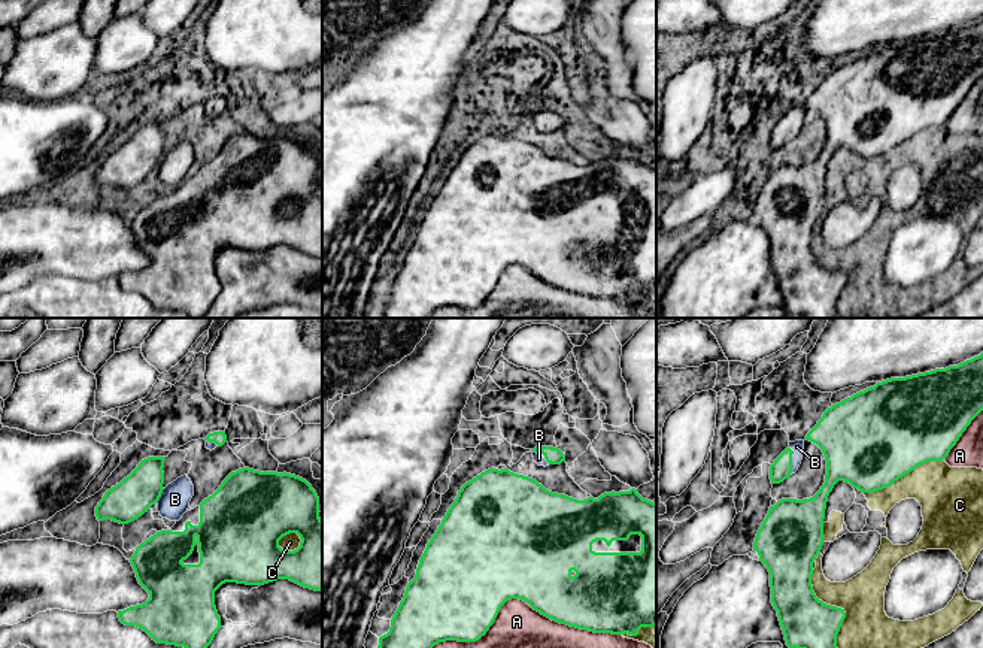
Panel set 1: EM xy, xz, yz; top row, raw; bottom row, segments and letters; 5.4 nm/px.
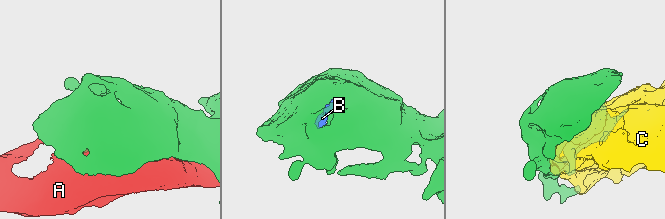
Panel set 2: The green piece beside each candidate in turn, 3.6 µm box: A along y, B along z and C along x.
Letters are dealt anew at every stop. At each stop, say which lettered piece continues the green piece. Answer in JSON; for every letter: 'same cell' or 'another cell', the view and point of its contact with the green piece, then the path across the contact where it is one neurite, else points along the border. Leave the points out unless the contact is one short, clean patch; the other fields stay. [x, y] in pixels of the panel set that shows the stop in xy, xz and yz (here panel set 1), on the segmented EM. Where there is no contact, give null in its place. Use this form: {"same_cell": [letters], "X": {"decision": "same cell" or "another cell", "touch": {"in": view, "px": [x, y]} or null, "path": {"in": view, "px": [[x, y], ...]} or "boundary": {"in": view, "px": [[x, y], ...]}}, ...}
{"same_cell": ["B"], "A": {"decision": "another cell", "touch": {"in": "xz", "px": [521, 599]}}, "B": {"decision": "same cell", "touch": {"in": "yz", "px": [791, 460]}}, "C": {"decision": "another cell", "touch": {"in": "yz", "px": [834, 606]}}}

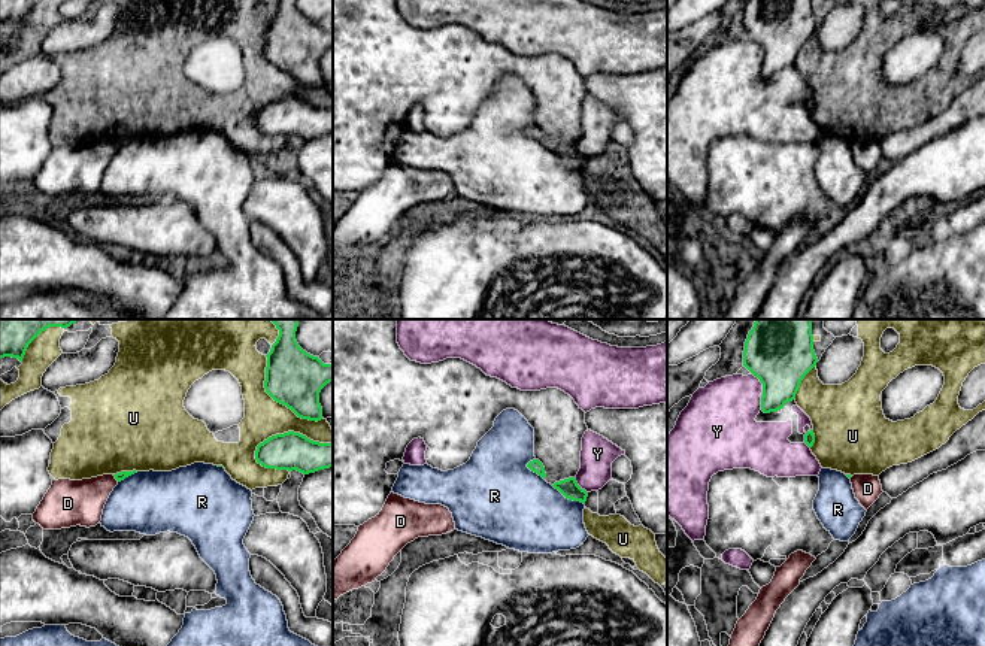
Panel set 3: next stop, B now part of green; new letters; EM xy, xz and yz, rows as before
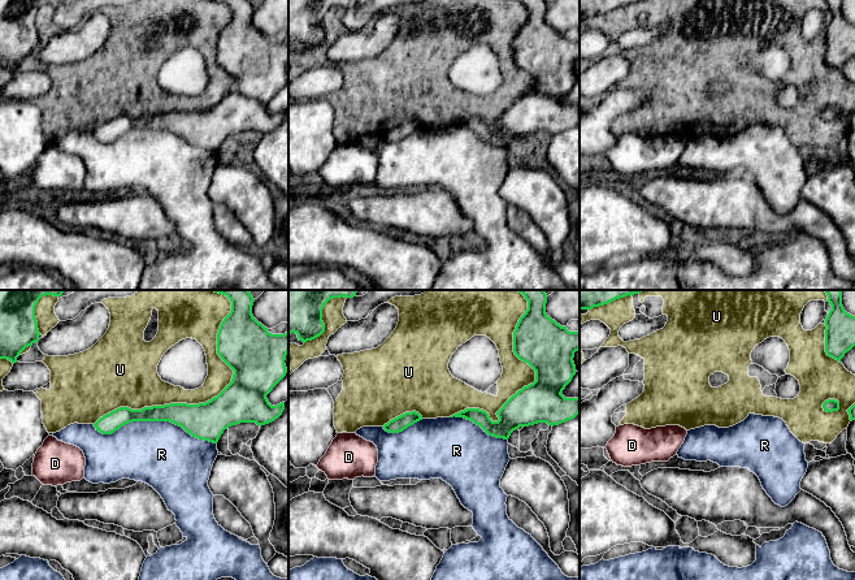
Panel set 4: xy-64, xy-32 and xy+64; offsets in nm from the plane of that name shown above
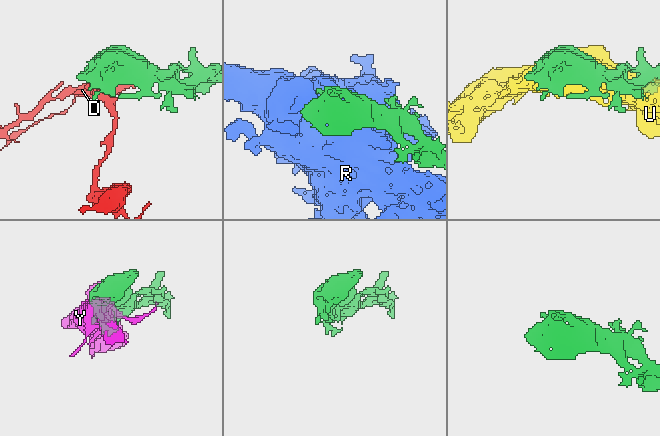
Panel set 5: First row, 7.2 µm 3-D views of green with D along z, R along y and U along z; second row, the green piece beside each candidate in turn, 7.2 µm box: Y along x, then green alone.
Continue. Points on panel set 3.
{"same_cell": [], "D": {"decision": "another cell", "touch": {"in": "xy", "px": [115, 478]}, "boundary": {"in": "xy", "px": [[112, 475], [118, 481]]}}, "R": {"decision": "another cell", "touch": {"in": "xz", "px": [567, 497]}}, "U": {"decision": "another cell", "touch": {"in": "xy", "px": [288, 431]}}, "Y": {"decision": "another cell", "touch": {"in": "yz", "px": [760, 381]}}}

